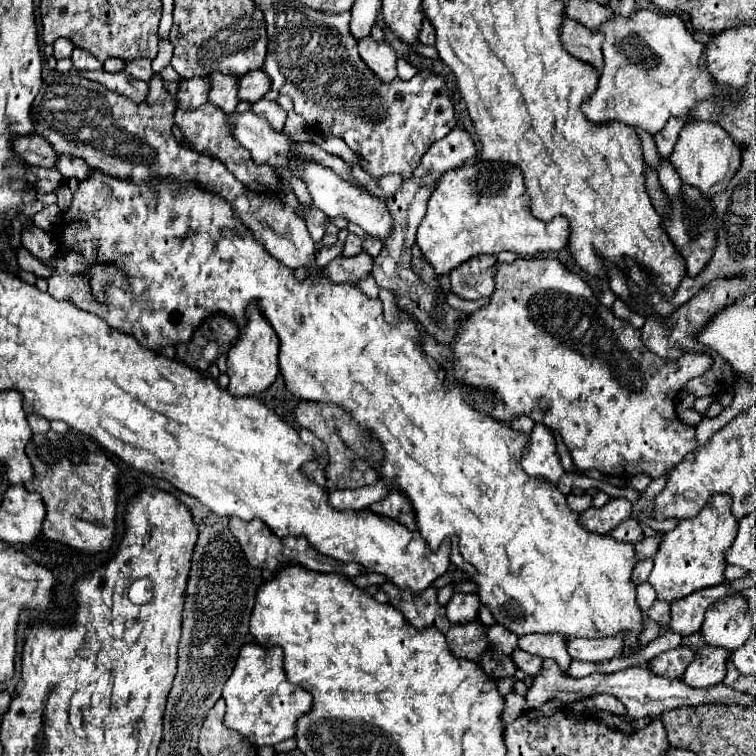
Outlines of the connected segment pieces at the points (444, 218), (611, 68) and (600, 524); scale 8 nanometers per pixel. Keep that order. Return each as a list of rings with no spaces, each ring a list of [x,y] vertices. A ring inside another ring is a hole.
[[[477,163],[463,165],[441,177],[417,229],[417,245],[437,275],[449,275],[477,255],[513,251],[521,259],[533,259],[545,253],[565,251],[569,233],[569,221],[565,217],[541,221],[531,213],[531,199],[519,169],[503,163]]]
[[[635,9],[629,17],[617,17],[613,15],[609,21],[603,25],[603,59],[605,59],[605,69],[603,69],[603,81],[599,81],[597,91],[589,101],[583,103],[583,113],[595,121],[595,123],[605,123],[605,121],[623,121],[631,127],[641,127],[647,133],[655,135],[665,127],[665,121],[671,117],[681,117],[685,121],[691,121],[689,111],[693,103],[709,97],[717,97],[717,101],[727,107],[733,105],[731,97],[721,93],[715,83],[709,79],[709,73],[699,65],[699,57],[705,51],[705,45],[699,43],[691,31],[687,31],[683,19],[675,13],[655,13],[653,9]]]
[[[611,499],[605,507],[593,509],[589,507],[585,513],[579,515],[579,525],[583,525],[591,533],[605,535],[621,521],[631,515],[631,503],[627,499]]]

